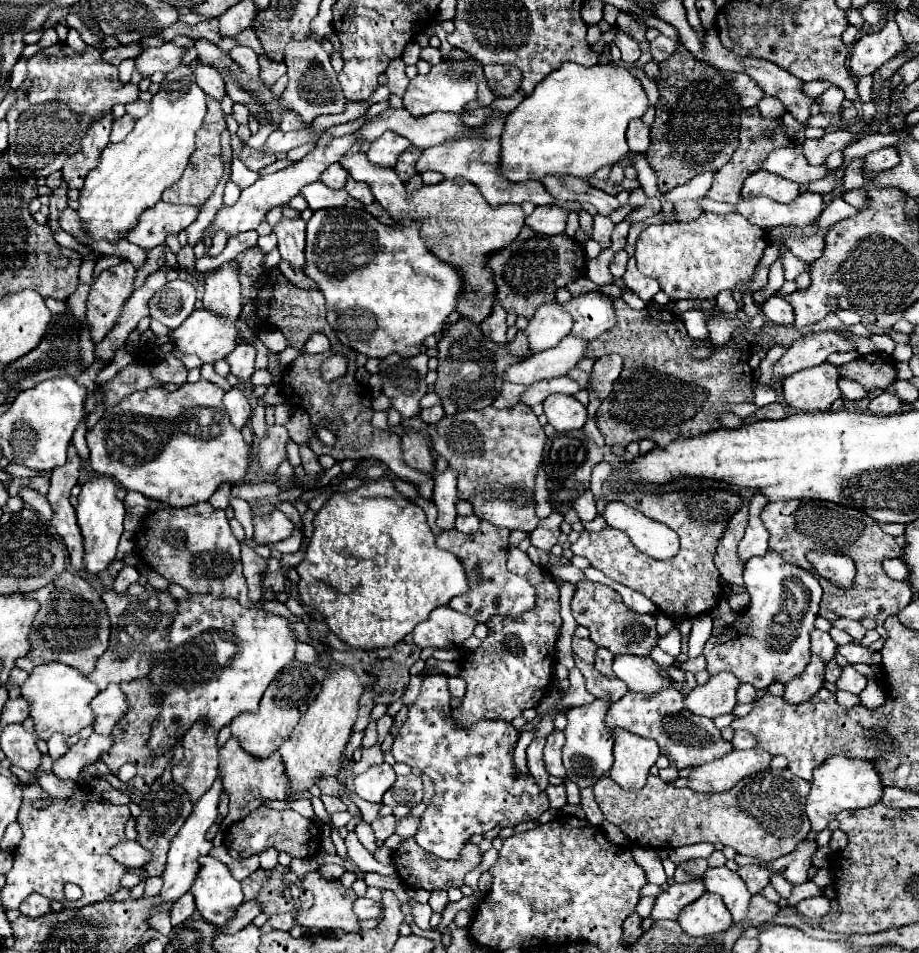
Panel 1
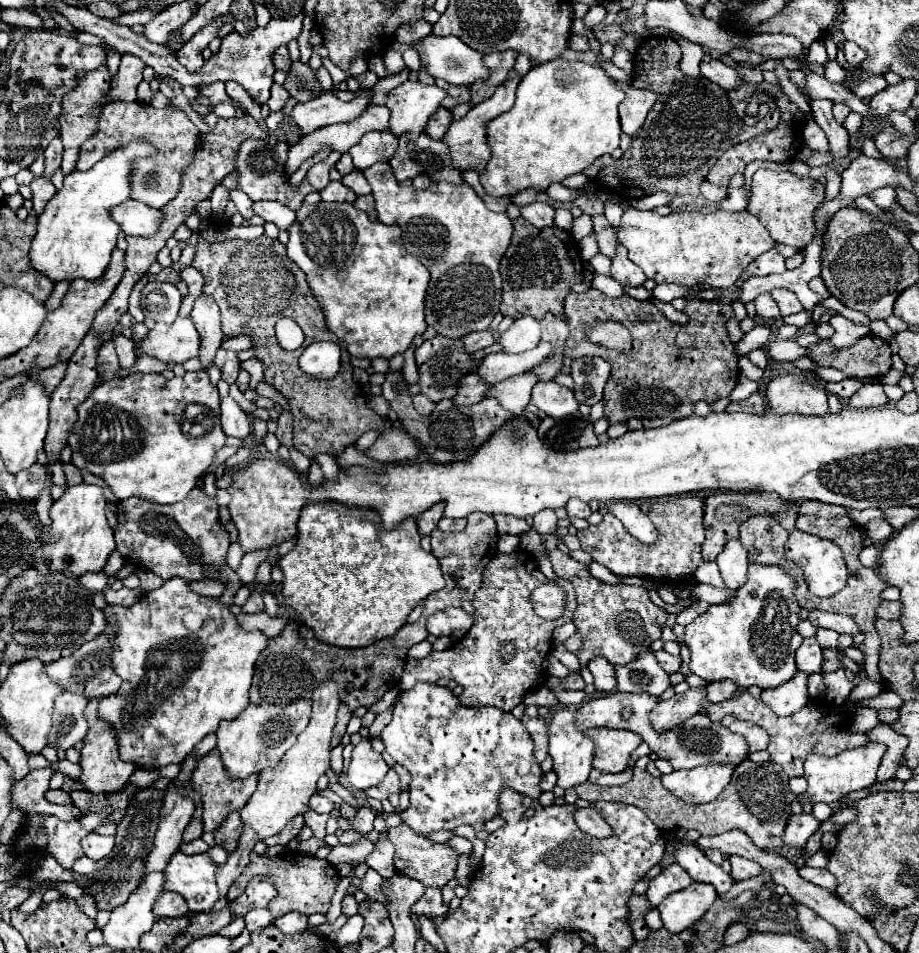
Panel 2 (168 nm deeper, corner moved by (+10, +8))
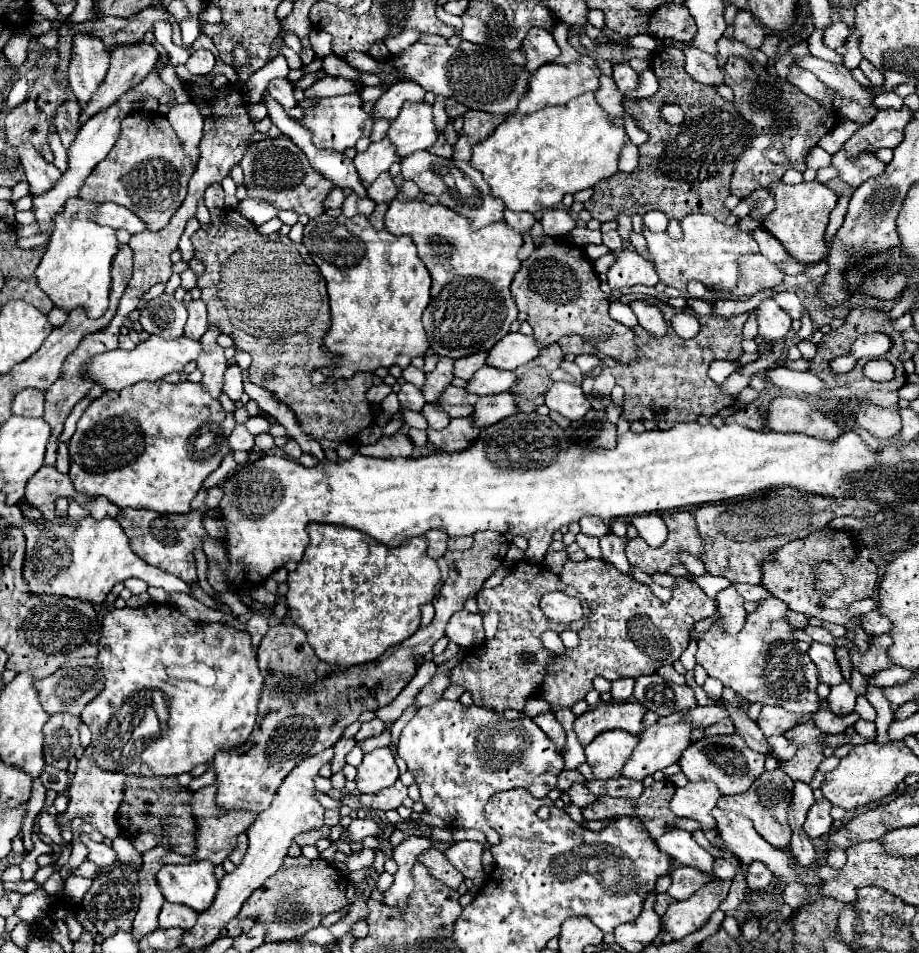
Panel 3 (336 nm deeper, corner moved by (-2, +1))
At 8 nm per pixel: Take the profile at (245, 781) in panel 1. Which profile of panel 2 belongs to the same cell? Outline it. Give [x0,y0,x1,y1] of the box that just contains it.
[193,749,257,831]

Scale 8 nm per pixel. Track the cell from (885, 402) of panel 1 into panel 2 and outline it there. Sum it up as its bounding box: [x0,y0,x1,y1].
[849,383,889,409]

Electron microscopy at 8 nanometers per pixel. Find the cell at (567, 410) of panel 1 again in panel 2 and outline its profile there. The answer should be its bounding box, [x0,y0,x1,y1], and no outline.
[531,381,579,419]

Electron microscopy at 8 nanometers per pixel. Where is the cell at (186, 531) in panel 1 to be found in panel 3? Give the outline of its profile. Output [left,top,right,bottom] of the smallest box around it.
[115,510,207,582]

